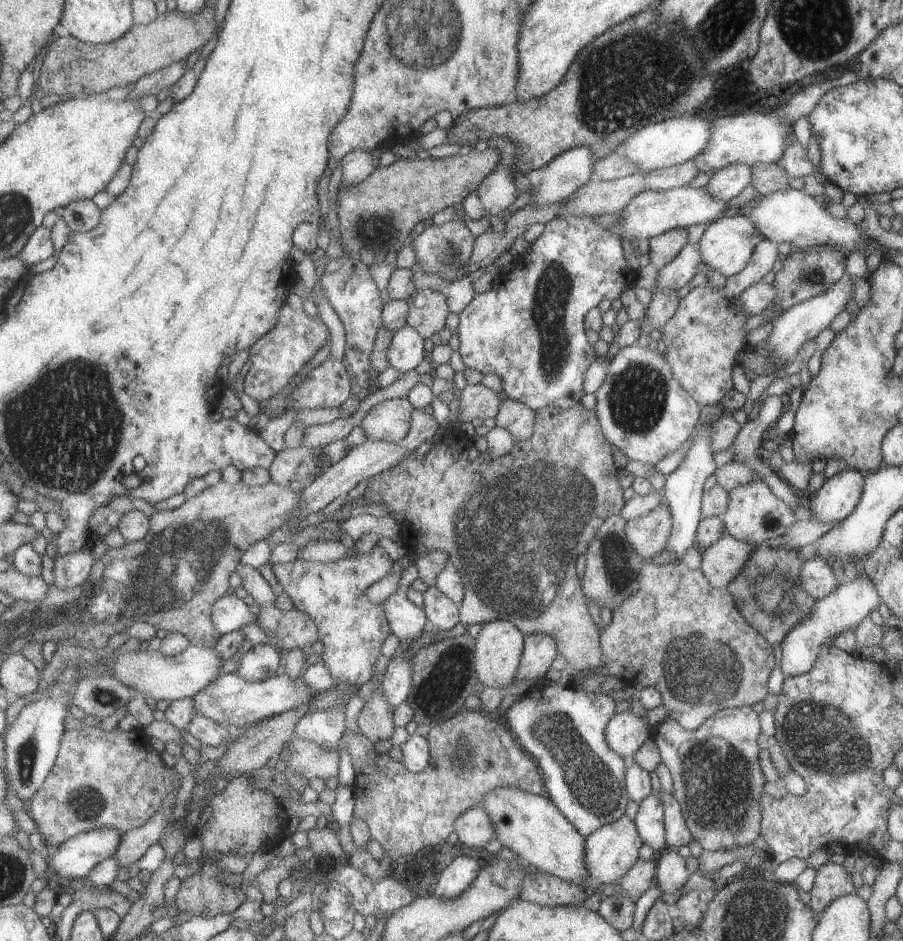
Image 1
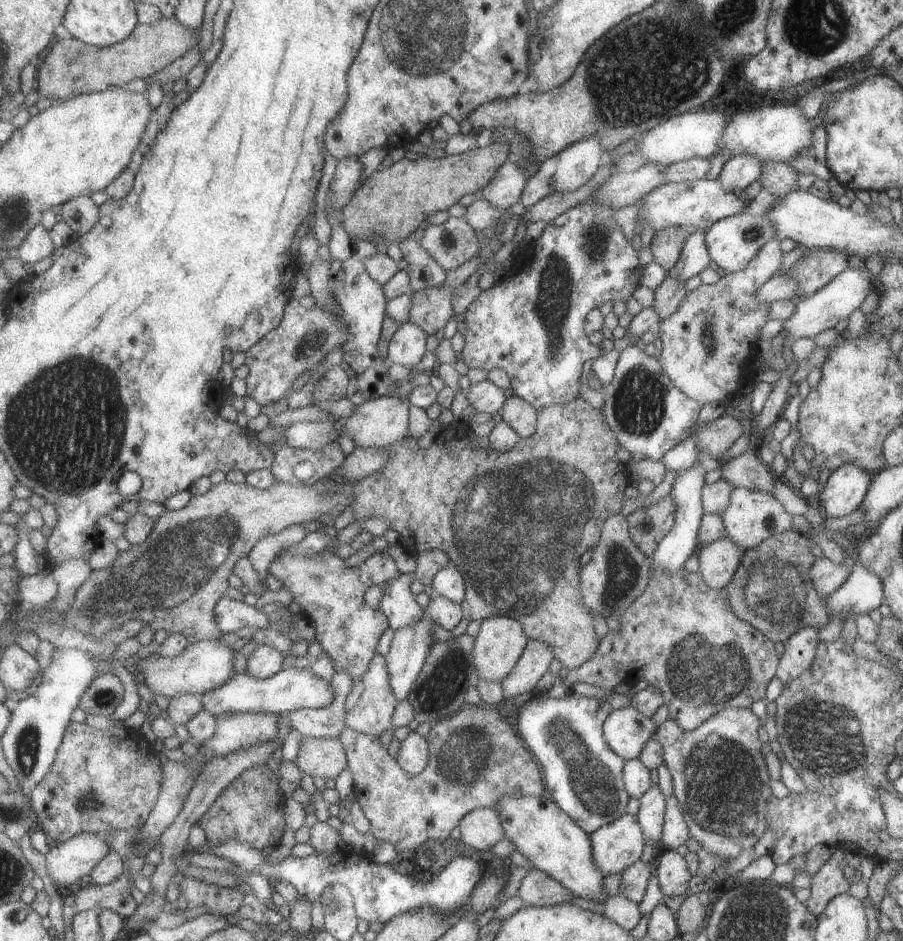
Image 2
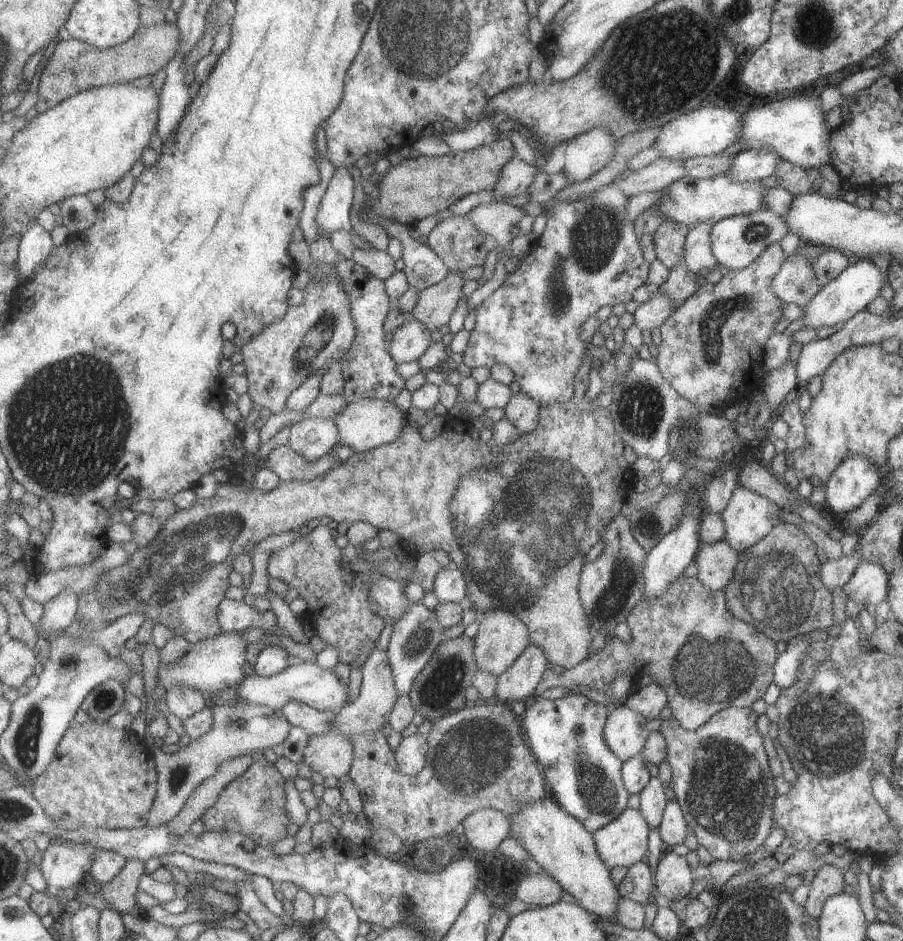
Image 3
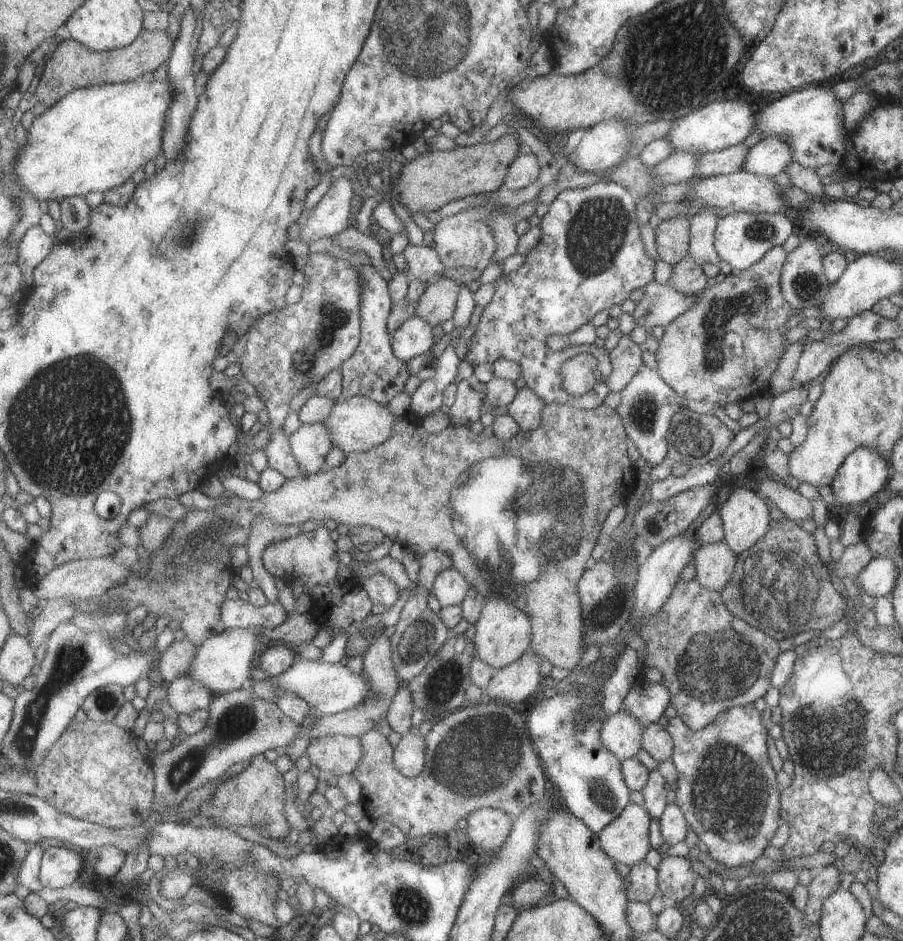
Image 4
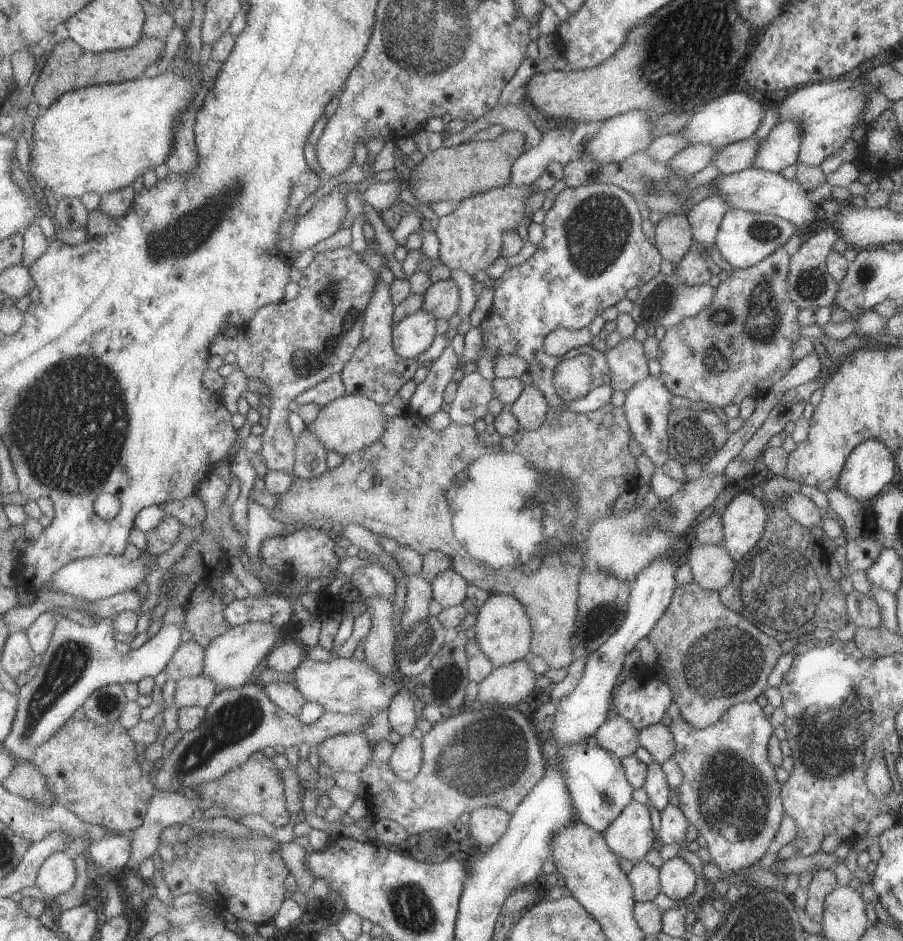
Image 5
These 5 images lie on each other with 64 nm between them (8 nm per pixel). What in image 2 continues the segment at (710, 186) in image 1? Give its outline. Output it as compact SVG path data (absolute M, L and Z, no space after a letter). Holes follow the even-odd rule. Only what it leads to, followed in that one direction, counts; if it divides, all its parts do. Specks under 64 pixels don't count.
M741 154L728 159L716 180L723 186L723 190L743 190L759 178L761 174L761 160L757 156Z

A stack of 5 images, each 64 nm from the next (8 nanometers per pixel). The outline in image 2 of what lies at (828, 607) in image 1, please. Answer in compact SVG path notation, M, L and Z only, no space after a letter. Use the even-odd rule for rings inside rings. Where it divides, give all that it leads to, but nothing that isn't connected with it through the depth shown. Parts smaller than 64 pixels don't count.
M861 562L855 563L847 580L825 597L827 616L861 616L884 603L883 588L877 574L869 572ZM803 628L783 643L783 654L778 658L774 675L782 686L787 686L787 682L795 680L801 672L811 666L815 644L820 642L817 632L818 628Z

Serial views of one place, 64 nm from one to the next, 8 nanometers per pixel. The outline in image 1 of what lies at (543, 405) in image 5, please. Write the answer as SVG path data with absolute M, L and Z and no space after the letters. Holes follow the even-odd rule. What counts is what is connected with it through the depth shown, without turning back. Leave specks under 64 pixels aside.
M507 398L497 414L496 427L509 430L517 441L531 439L536 427L536 412L532 409L523 402Z

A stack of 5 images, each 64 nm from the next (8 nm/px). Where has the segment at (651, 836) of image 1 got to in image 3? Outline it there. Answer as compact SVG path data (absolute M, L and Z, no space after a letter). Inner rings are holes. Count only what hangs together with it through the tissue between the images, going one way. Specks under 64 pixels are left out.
M657 776L651 777L645 788L638 794L640 807L638 808L648 828L658 830L662 821L662 814L666 805L664 786Z

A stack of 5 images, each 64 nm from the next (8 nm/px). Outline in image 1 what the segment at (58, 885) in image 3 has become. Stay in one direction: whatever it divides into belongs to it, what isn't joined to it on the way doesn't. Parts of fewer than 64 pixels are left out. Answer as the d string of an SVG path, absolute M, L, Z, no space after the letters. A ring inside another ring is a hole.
M103 828L85 832L51 850L49 872L71 880L81 880L101 863L118 853L122 844L119 830Z

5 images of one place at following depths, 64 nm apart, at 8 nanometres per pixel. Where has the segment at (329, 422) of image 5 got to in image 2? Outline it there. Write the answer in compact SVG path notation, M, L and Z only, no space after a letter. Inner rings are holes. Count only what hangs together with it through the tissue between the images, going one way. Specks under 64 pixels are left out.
M382 397L369 400L361 406L356 406L353 414L343 418L343 435L351 436L357 448L389 447L395 442L402 442L410 434L410 409L412 403L409 399L400 400L397 397Z

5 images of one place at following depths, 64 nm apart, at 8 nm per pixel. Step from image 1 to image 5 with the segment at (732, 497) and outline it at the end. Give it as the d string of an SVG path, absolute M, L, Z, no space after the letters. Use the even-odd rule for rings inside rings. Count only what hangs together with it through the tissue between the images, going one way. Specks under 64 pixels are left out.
M750 492L737 493L725 506L720 515L724 534L722 545L735 563L759 540L764 531L767 513L764 504Z

